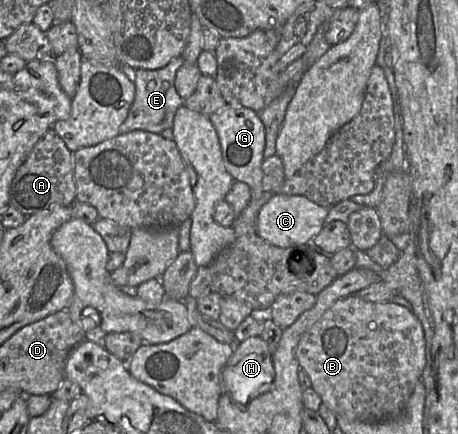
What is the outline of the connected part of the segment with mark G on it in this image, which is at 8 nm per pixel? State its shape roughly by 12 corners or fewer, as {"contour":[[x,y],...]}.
{"contour":[[227,104],[208,116],[223,162],[251,200],[236,217],[237,237],[257,234],[265,126],[259,114]]}

